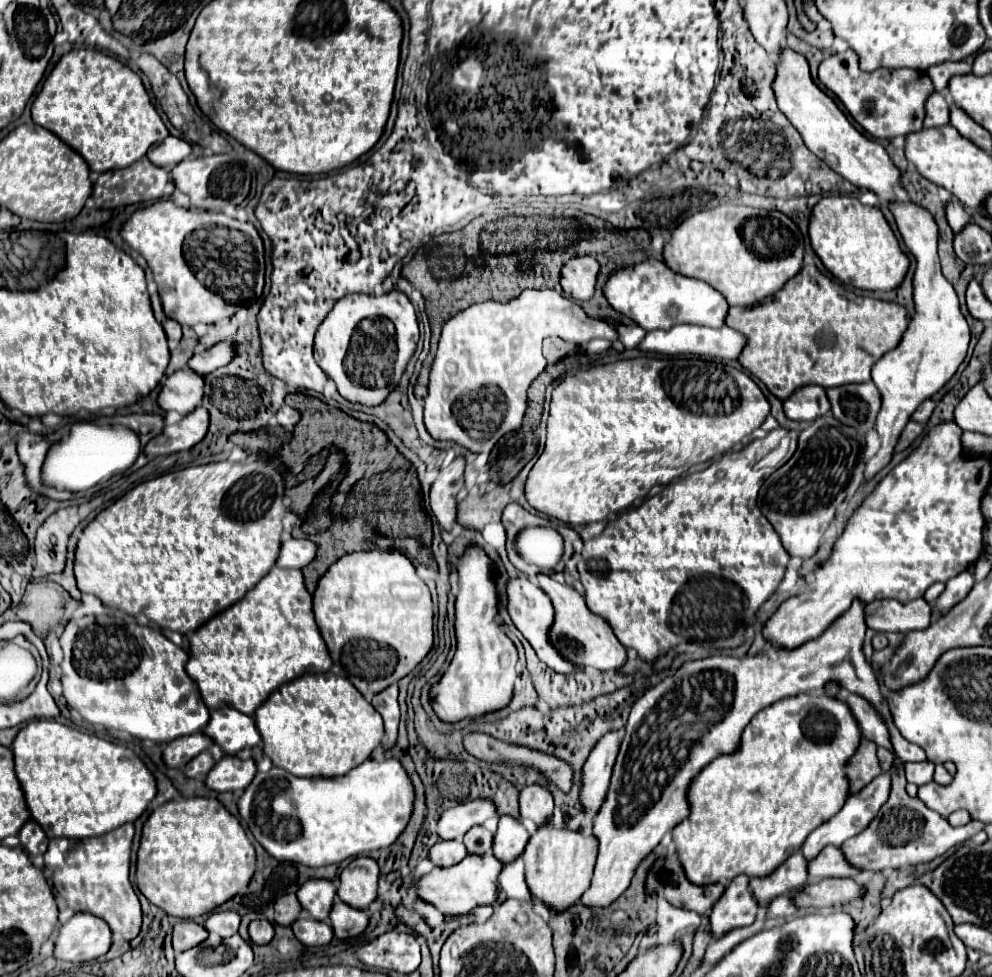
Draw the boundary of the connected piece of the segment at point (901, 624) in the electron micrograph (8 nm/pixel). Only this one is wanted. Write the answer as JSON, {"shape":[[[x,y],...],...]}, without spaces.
{"shape":[[[925,598],[909,602],[899,600],[873,600],[865,608],[867,626],[877,632],[901,632],[923,630],[931,624],[931,604]]]}

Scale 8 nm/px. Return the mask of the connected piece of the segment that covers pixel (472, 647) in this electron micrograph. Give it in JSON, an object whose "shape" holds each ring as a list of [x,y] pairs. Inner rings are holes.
{"shape":[[[469,548],[457,560],[457,572],[459,572],[459,594],[455,600],[455,636],[457,636],[455,656],[453,656],[451,664],[447,666],[447,670],[443,672],[441,680],[435,682],[429,690],[433,712],[443,722],[449,722],[449,724],[455,724],[455,722],[461,722],[461,720],[473,718],[473,716],[485,716],[485,714],[497,712],[501,708],[507,708],[513,698],[513,684],[517,678],[517,672],[515,672],[517,648],[503,634],[499,624],[495,622],[497,592],[495,592],[495,582],[493,582],[493,572],[491,572],[491,560],[485,556],[483,550]]]}

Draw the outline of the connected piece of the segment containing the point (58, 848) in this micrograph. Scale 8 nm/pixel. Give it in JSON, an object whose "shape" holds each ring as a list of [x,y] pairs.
{"shape":[[[123,824],[105,836],[89,840],[51,840],[45,852],[45,866],[53,872],[53,888],[67,902],[67,906],[75,912],[89,912],[103,918],[111,932],[125,936],[125,940],[129,940],[129,936],[135,938],[141,930],[141,906],[129,882],[133,834],[133,824]]]}

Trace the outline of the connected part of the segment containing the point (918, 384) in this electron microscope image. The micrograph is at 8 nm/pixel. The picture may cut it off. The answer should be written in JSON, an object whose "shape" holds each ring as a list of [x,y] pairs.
{"shape":[[[893,200],[889,202],[889,210],[895,216],[895,222],[903,236],[905,246],[917,260],[917,270],[913,278],[915,312],[911,316],[909,328],[905,330],[905,336],[901,338],[901,344],[893,348],[893,352],[887,352],[873,366],[873,372],[871,372],[871,378],[883,396],[883,406],[877,416],[877,432],[881,438],[881,448],[865,464],[863,482],[873,480],[891,462],[899,436],[905,424],[909,422],[911,414],[917,410],[917,406],[925,398],[933,396],[953,378],[959,364],[965,360],[967,346],[969,346],[969,326],[965,322],[965,316],[959,310],[957,294],[939,268],[937,222],[925,208],[913,202]]]}

